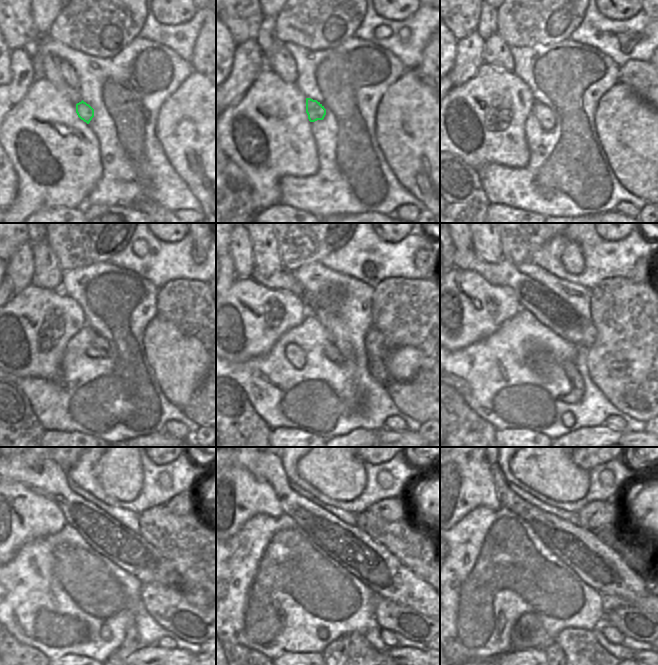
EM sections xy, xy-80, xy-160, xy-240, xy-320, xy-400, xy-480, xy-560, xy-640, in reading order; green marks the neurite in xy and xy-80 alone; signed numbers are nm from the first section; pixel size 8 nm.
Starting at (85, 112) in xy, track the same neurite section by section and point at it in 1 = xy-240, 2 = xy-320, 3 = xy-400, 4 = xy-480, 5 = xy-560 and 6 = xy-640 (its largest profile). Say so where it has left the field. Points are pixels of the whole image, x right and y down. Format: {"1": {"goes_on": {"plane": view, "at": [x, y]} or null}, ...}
{"1": {"goes_on": {"plane": "xy-240", "at": [99, 348]}}, "2": {"goes_on": {"plane": "xy-320", "at": [331, 352]}}, "3": {"goes_on": {"plane": "xy-400", "at": [569, 367]}}, "4": {"goes_on": {"plane": "xy-480", "at": [130, 644]}}, "5": {"goes_on": {"plane": "xy-560", "at": [337, 650]}}, "6": {"goes_on": {"plane": "xy-640", "at": [554, 650]}}}

